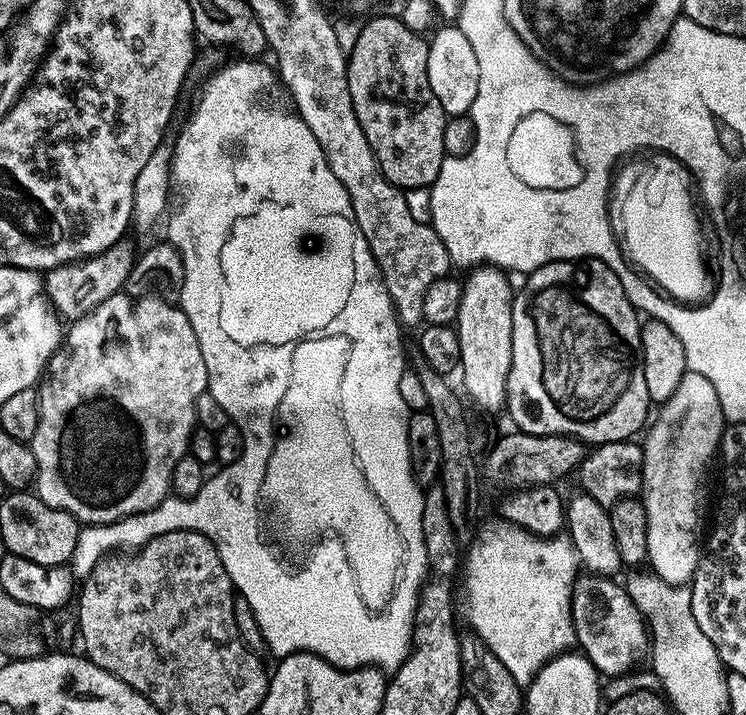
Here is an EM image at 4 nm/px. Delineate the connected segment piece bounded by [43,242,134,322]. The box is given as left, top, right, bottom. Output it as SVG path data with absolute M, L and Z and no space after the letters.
M128 242L115 244L102 254L90 256L87 260L64 264L61 268L47 269L43 277L43 294L57 317L68 322L80 320L94 311L99 304L106 302L106 298L123 289L133 263L134 252L132 254L132 248Z

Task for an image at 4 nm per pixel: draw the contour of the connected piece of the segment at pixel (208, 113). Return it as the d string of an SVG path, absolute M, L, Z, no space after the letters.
M240 58L237 61L237 64L218 69L205 82L192 117L181 126L176 145L170 148L170 188L175 200L166 216L166 240L179 250L182 258L184 285L178 306L186 314L190 326L194 326L194 338L198 338L198 350L202 350L202 362L206 362L207 391L219 402L222 410L226 410L229 421L242 430L242 458L233 464L223 465L219 469L221 472L213 476L211 473L198 494L170 494L150 510L115 520L113 524L81 527L70 568L77 577L83 578L107 557L104 556L107 552L116 552L119 548L139 550L162 534L197 532L218 550L218 558L222 558L222 566L226 566L226 574L230 574L233 589L239 599L254 610L258 630L262 630L262 638L266 638L271 655L283 658L295 652L312 652L335 668L371 666L391 674L402 666L412 649L416 597L429 571L422 538L424 492L412 476L408 445L410 413L406 402L402 402L402 393L398 391L398 378L402 378L406 371L404 340L400 337L402 325L396 318L378 262L354 218L354 206L346 194L346 186L334 178L334 170L330 170L330 162L322 146L318 146L318 138L314 138L310 126L306 126L306 122L290 107L279 75L271 67L268 69L260 64L264 62L259 59Z

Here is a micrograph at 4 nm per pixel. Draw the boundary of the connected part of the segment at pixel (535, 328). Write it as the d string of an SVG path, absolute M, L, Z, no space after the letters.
M555 260L544 264L527 277L524 289L515 293L512 302L512 365L508 375L508 398L506 412L512 415L517 429L539 436L568 436L588 446L613 444L619 440L632 440L640 427L649 423L650 401L646 390L646 374L642 374L642 354L640 353L641 317L635 306L628 300L626 290L622 290L622 282L618 282L618 274L606 266L601 260Z

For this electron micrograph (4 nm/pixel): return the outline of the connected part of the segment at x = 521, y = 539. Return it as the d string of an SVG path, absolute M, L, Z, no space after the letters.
M505 523L504 528L496 528L486 535L484 533L469 547L467 551L464 567L466 566L466 588L468 590L468 614L470 616L469 627L474 630L481 641L485 643L491 652L498 652L496 658L506 666L506 670L512 672L514 682L521 686L531 684L538 670L542 665L548 663L554 656L561 655L576 644L576 631L572 625L572 583L580 570L580 563L573 550L570 540L562 536L553 538L535 537L522 528L518 528L512 523Z

